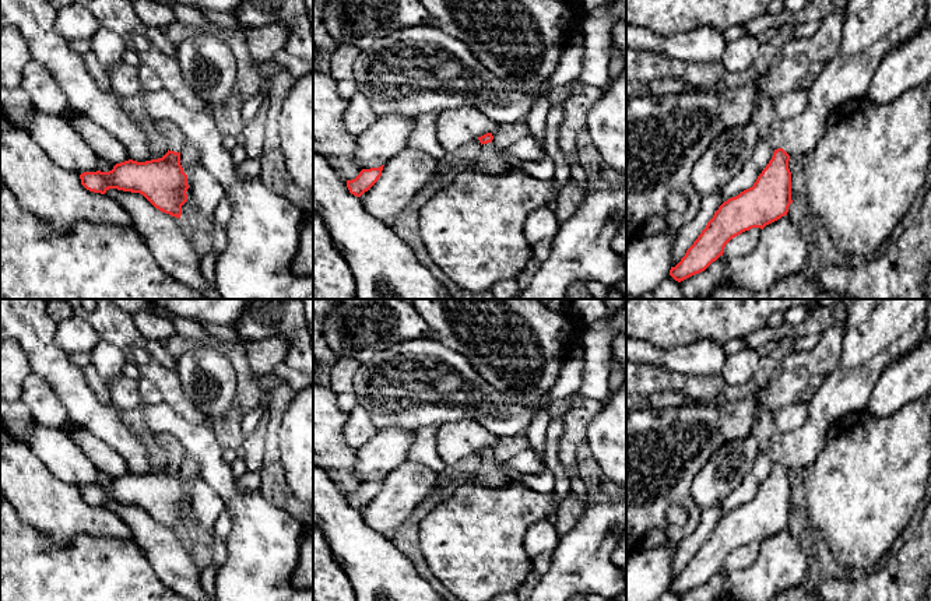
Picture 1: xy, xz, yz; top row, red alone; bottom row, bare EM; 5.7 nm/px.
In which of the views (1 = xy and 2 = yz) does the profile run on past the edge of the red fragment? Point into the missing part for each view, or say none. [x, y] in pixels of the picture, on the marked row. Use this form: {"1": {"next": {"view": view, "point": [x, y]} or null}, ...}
{"1": {"next": {"view": "xy", "point": [176, 139]}}, "2": {"next": {"view": "yz", "point": [872, 28]}}}

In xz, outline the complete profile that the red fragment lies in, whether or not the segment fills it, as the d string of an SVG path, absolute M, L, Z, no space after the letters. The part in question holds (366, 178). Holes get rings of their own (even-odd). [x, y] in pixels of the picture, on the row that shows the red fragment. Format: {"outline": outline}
{"outline": "M383 166L362 169L359 175L352 179L347 180L347 187L351 194L361 197L365 191L368 191L382 176Z"}

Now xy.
{"outline": "M171 120L155 123L159 134L168 140L168 152L158 159L116 164L109 172L84 172L81 184L94 193L105 194L109 189L143 194L159 211L180 219L182 205L187 201L187 175L180 165L180 151L186 134Z"}

